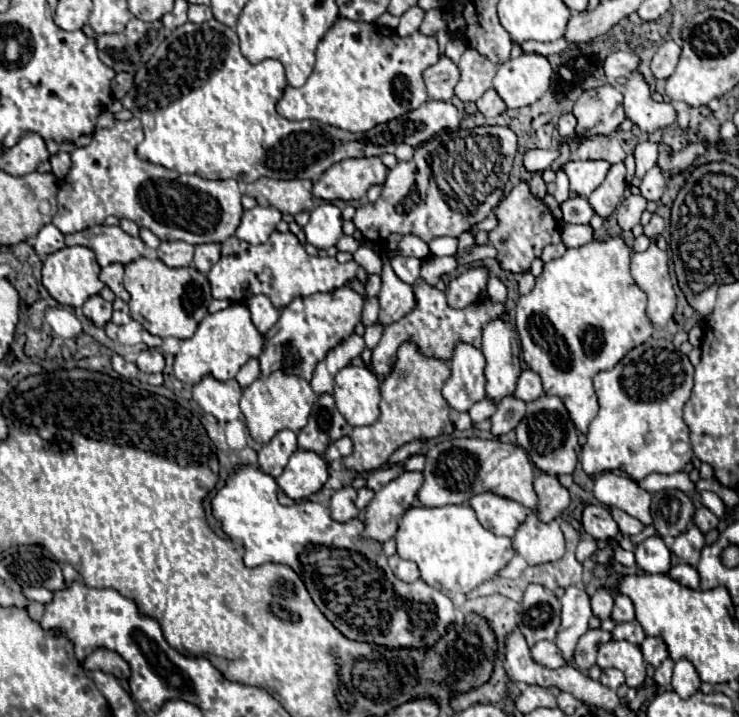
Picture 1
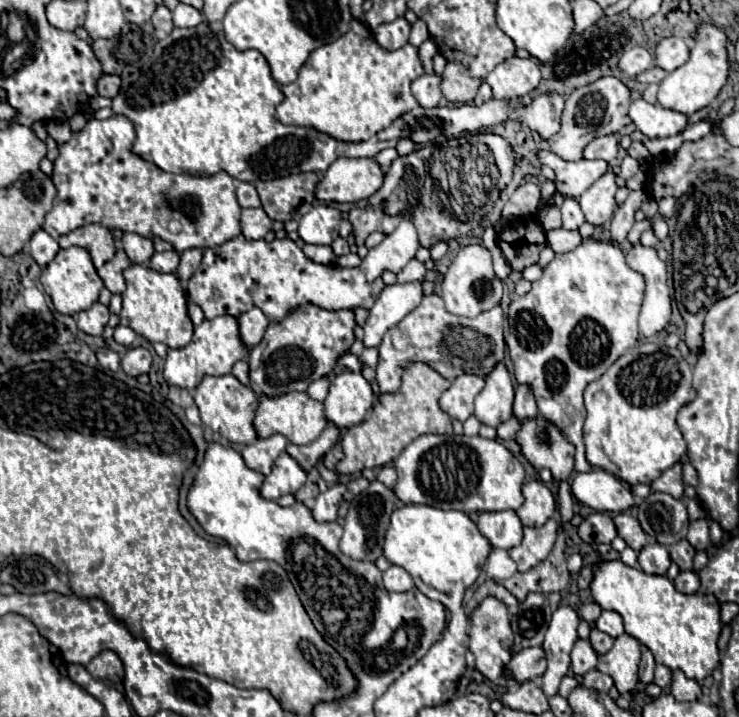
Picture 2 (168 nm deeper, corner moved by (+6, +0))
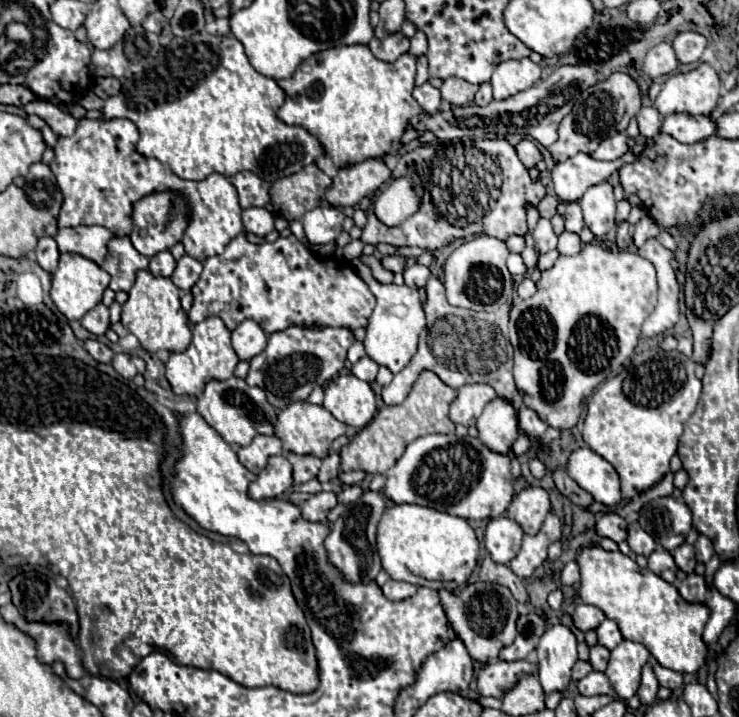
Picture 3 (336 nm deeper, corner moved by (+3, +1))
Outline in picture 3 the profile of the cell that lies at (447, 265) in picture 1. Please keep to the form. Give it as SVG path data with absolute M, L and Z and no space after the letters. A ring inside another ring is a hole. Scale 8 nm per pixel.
M359 258L353 259L351 263L360 277L365 282L368 282L372 294L376 296L376 308L374 308L374 312L370 316L368 326L366 326L366 338L364 338L366 354L374 362L388 366L392 370L392 374L396 374L414 356L416 344L418 344L418 334L426 326L426 318L424 318L424 310L422 310L422 304L420 304L418 290L410 288L406 284L402 284L402 286L396 286L396 284L378 284L374 280L371 269L362 263Z

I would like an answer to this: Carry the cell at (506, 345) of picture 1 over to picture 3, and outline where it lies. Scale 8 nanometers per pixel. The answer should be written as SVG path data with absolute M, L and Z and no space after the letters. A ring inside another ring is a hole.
M496 396L480 414L476 428L482 444L494 452L506 454L518 436L514 406L506 398Z

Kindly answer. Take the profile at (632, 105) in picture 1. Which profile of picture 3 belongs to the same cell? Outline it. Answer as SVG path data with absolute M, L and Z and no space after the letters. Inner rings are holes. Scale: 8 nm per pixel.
M670 114L662 120L660 130L664 134L670 134L678 142L700 142L716 132L716 126L712 118L708 116L690 116L690 114Z

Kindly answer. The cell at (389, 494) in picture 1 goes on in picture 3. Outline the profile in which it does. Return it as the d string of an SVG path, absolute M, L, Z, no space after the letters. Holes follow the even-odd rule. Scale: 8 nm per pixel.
M366 490L358 502L350 504L346 514L342 514L334 524L332 524L332 532L326 538L324 546L330 554L330 562L344 572L344 576L350 582L370 582L376 578L376 574L382 568L378 550L376 550L376 530L378 530L378 522L382 518L386 510L386 498L382 492L374 492L374 490Z

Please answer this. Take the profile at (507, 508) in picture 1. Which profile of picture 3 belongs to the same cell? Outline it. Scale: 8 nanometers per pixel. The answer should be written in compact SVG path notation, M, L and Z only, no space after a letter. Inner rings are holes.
M508 516L492 518L486 526L484 534L484 546L488 548L494 562L508 564L520 550L524 530L520 530L520 524L510 520Z

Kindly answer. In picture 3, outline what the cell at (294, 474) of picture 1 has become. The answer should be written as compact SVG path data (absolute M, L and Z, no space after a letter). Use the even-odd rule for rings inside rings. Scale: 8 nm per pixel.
M272 456L268 466L258 474L258 478L250 484L250 496L254 500L260 498L276 498L292 488L292 464L286 456Z

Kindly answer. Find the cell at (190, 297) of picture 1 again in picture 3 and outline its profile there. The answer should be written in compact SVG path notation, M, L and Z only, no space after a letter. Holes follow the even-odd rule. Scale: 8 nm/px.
M148 270L136 272L136 282L128 292L128 300L122 304L122 324L140 340L148 352L158 352L160 348L180 352L186 350L192 342L190 320L180 306L180 290L170 278L152 276Z

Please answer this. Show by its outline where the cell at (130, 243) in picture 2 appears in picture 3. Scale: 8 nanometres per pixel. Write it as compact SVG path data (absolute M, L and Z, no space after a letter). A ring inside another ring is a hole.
M156 192L134 204L132 220L134 220L134 230L130 234L130 240L134 248L140 254L152 258L154 254L168 250L170 246L182 240L182 234L188 224L188 206L178 192Z

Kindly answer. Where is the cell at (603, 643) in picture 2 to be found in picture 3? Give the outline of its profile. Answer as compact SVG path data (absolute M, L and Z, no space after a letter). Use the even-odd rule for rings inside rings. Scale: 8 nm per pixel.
M594 644L590 648L590 662L594 666L594 670L600 670L604 672L606 670L606 664L608 664L608 656L610 656L610 650L600 646L600 644Z

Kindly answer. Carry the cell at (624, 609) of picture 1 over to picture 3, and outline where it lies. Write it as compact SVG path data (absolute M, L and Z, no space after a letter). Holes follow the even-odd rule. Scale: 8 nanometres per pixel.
M608 618L596 628L596 632L598 632L598 644L606 646L608 650L612 650L616 644L620 644L624 640L618 624L614 620L608 620Z

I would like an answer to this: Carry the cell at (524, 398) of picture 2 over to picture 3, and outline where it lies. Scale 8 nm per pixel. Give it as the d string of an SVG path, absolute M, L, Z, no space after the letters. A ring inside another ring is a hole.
M522 404L522 408L520 408L520 412L518 412L518 426L520 426L524 432L532 434L532 436L542 436L542 434L546 432L546 428L548 428L548 424L542 422L542 420L538 418L538 414L536 414L532 408L524 406L524 404Z

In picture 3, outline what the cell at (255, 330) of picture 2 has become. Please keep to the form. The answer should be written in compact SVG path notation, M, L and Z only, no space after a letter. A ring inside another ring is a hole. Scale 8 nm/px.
M244 320L232 332L232 348L240 360L250 360L260 354L266 346L268 336L254 320Z

